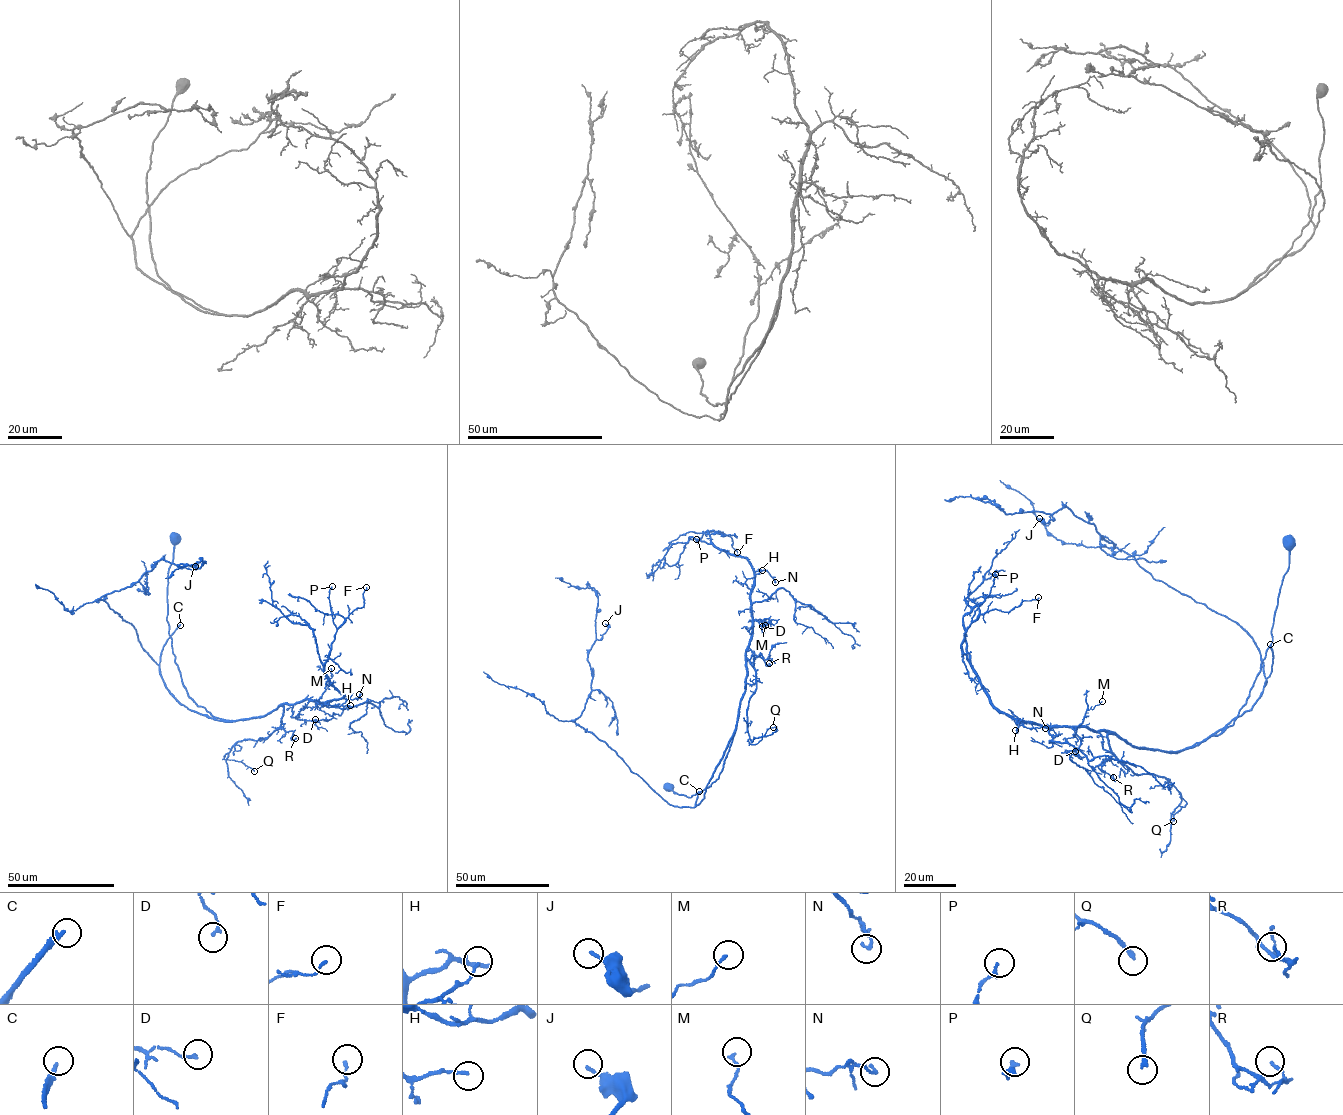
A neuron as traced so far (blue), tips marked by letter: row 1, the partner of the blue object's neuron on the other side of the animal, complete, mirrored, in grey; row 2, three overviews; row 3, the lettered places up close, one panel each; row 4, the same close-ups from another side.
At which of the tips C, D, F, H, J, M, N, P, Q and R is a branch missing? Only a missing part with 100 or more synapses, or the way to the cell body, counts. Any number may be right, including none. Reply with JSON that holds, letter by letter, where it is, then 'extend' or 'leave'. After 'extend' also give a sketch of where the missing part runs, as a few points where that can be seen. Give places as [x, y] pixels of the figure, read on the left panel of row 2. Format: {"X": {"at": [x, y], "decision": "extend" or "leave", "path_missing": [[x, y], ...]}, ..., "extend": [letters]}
{"C": {"at": [180, 625], "decision": "extend", "path_missing": [[180, 625], [204, 602], [274, 563], [262, 552], [275, 561], [317, 536], [358, 548]]}, "D": {"at": [315, 719], "decision": "leave"}, "F": {"at": [366, 587], "decision": "leave"}, "H": {"at": [350, 705], "decision": "leave"}, "J": {"at": [195, 566], "decision": "leave"}, "M": {"at": [331, 668], "decision": "leave"}, "N": {"at": [359, 694], "decision": "leave"}, "P": {"at": [332, 586], "decision": "leave"}, "Q": {"at": [254, 771], "decision": "leave"}, "R": {"at": [295, 738], "decision": "leave"}, "extend": ["C"]}

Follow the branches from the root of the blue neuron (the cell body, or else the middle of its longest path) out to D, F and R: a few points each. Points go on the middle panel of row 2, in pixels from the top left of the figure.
D: (668, 786), (690, 797), (719, 777), (744, 690), (752, 624), (776, 620), (774, 625), (764, 619), (762, 626)
F: (668, 786), (690, 797), (710, 786), (736, 729), (753, 570), (707, 530), (729, 536), (737, 552)
R: (668, 786), (690, 797), (718, 778), (736, 729), (746, 659), (753, 666), (760, 654), (769, 663)

